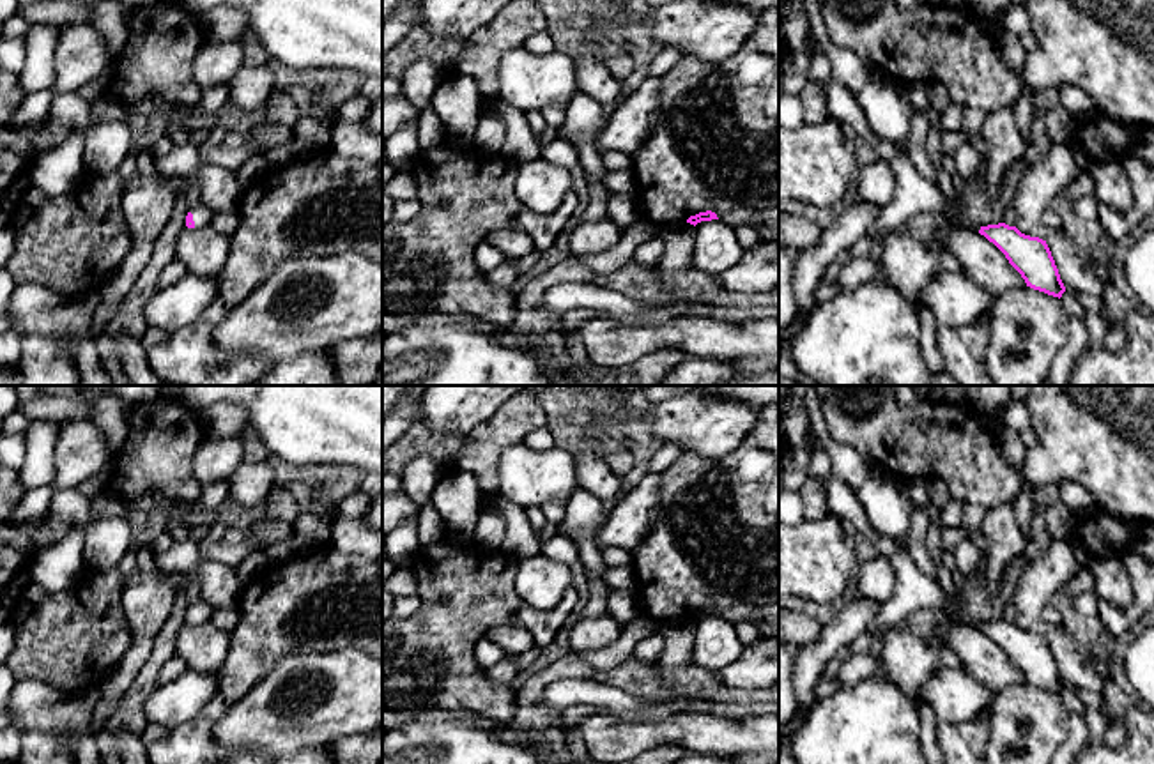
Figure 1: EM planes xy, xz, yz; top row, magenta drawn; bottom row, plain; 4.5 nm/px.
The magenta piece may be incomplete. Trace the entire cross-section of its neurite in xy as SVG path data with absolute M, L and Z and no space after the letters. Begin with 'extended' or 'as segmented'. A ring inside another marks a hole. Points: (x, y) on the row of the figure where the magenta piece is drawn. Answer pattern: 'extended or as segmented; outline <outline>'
extended; outline M196 203L189 207L189 212L186 216L186 226L188 228L204 228L211 226L212 223L212 210L204 203Z

